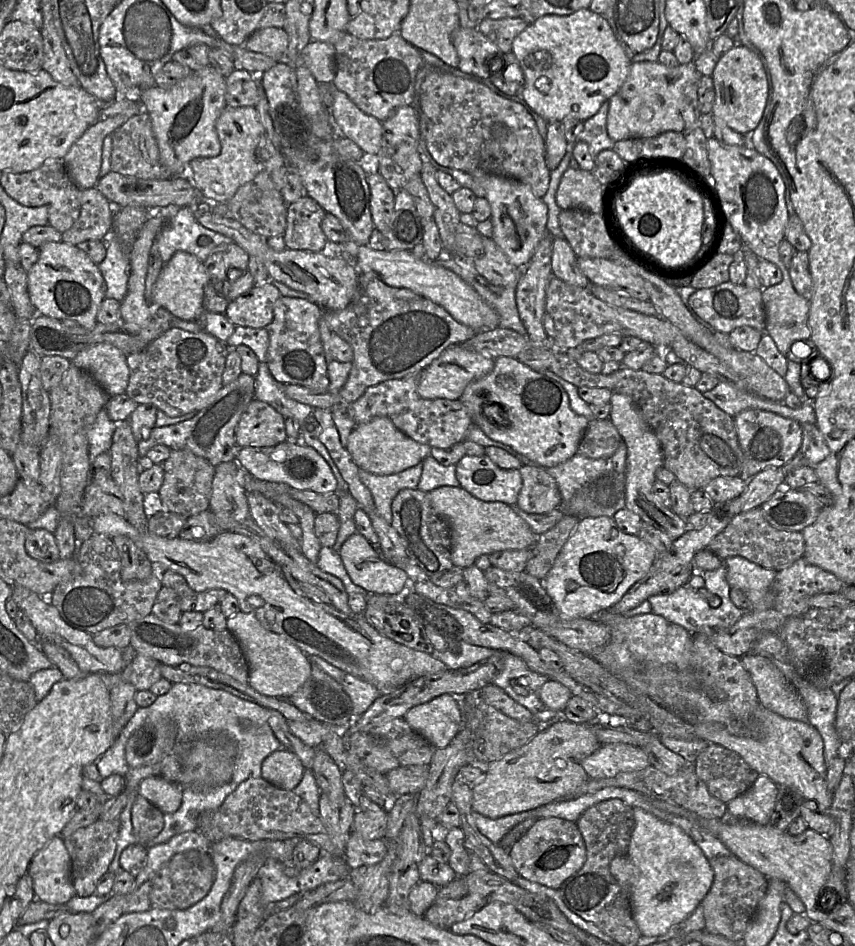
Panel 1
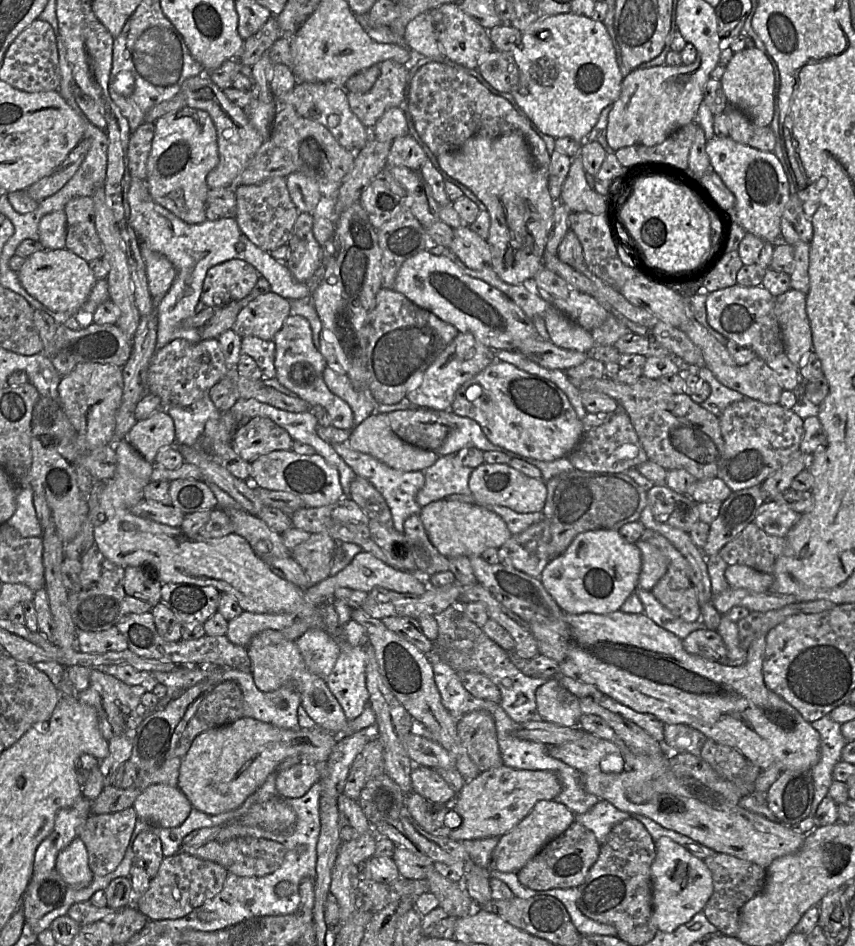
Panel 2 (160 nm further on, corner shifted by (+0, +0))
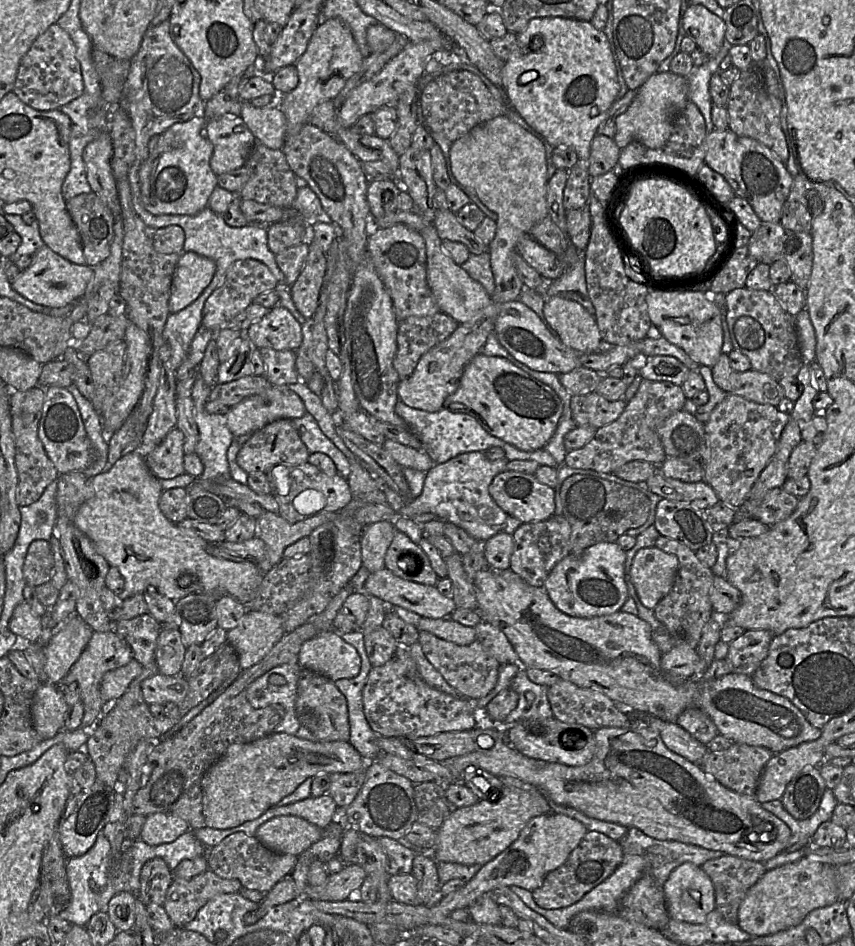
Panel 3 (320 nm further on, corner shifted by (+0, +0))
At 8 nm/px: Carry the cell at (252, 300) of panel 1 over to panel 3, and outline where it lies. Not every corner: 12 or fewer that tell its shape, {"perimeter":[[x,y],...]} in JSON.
{"perimeter":[[281,305],[246,331],[256,348],[296,351],[304,328]]}

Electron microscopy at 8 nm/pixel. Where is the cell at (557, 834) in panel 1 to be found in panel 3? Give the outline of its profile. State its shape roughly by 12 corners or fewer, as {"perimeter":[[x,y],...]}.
{"perimeter":[[588,830],[532,896],[570,906],[612,875],[623,848]]}

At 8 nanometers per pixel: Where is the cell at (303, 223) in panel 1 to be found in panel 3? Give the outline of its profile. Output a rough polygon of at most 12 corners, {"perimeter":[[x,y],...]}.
{"perimeter":[[313,240],[290,287],[293,302],[308,320],[319,305],[326,254]]}

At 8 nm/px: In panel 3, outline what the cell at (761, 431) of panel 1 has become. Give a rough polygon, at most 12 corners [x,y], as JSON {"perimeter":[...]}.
{"perimeter":[[728,395],[705,423],[704,480],[740,507],[790,415]]}

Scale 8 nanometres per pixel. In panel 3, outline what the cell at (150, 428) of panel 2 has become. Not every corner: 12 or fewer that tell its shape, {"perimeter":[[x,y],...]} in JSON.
{"perimeter":[[175,427],[144,457],[158,479],[186,473],[183,433]]}

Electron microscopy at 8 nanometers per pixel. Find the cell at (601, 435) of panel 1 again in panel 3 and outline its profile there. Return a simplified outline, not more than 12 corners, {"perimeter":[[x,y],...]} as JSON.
{"perimeter":[[643,380],[622,414],[564,464],[614,473],[667,458],[659,426],[682,386]]}

